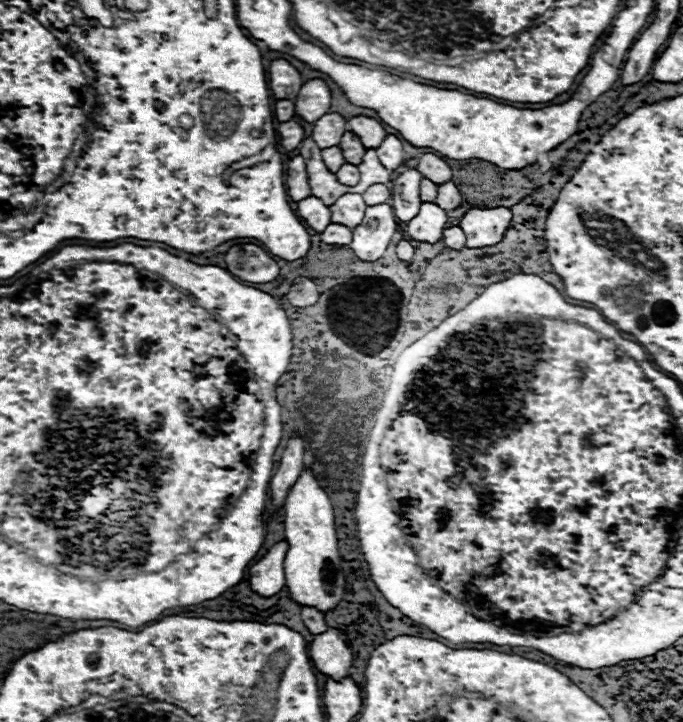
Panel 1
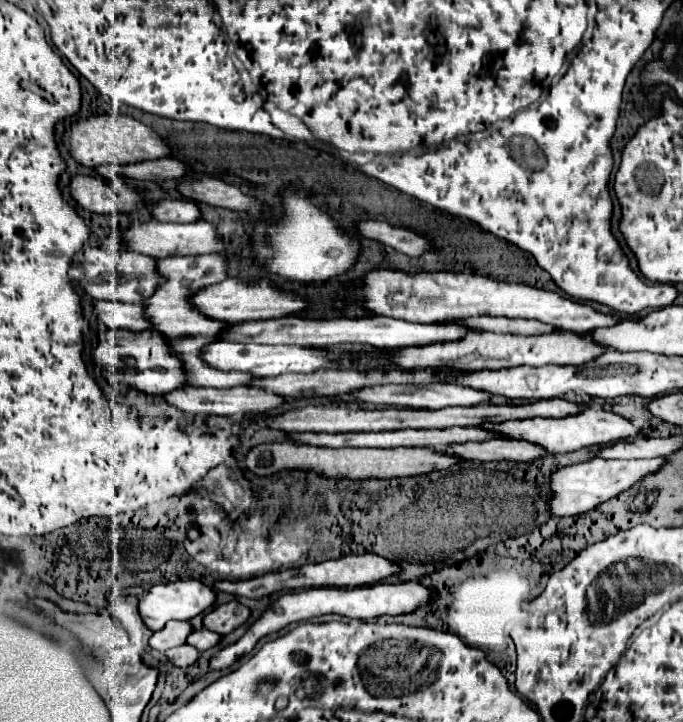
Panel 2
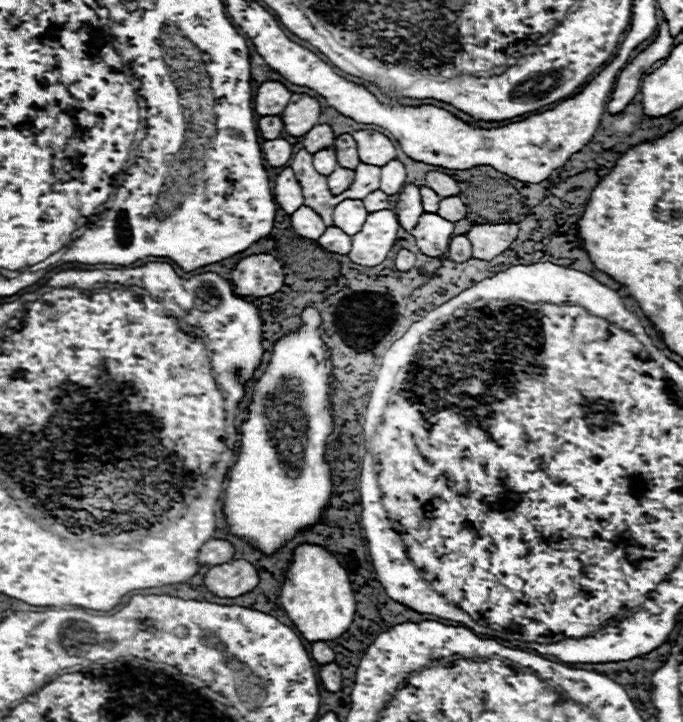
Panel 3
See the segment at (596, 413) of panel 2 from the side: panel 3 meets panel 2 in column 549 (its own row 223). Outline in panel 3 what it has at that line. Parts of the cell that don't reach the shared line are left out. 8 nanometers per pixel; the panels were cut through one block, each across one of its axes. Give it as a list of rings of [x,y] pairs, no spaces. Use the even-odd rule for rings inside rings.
[[[422,214],[418,226],[412,230],[416,246],[422,254],[438,258],[444,256],[448,250],[448,242],[452,240],[454,224],[440,218],[438,214]]]

